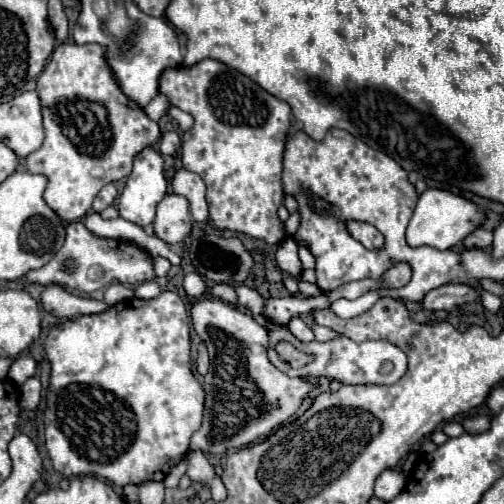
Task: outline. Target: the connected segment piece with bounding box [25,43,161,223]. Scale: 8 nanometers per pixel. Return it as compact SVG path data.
M59 43L47 61L47 67L37 79L37 93L41 99L43 111L43 127L45 127L45 141L43 145L33 151L25 161L31 173L39 173L47 177L45 189L45 203L59 215L59 219L71 223L85 217L91 209L95 195L101 191L103 185L115 183L131 173L133 157L145 149L147 145L155 145L161 137L159 125L147 117L147 113L131 101L119 87L107 59L107 47L93 43L93 45L77 45L77 43Z

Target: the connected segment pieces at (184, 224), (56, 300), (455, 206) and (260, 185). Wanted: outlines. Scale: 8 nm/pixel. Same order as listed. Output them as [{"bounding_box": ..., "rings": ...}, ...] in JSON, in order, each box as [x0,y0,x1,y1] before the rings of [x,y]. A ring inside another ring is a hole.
[{"bounding_box":[153,195,191,243],"rings":[[[165,195],[157,205],[157,217],[153,221],[155,235],[165,243],[179,243],[191,231],[189,203],[181,195]]]},{"bounding_box":[41,285,107,319],"rings":[[[49,285],[41,295],[41,303],[47,313],[51,313],[59,319],[73,319],[79,315],[103,313],[107,309],[105,301],[95,301],[95,299],[71,295],[61,285]]]},{"bounding_box":[407,187,485,251],"rings":[[[433,187],[419,195],[417,207],[415,207],[409,227],[407,227],[407,243],[411,247],[429,245],[429,247],[445,251],[445,249],[455,247],[457,243],[461,243],[467,235],[471,235],[471,231],[475,231],[475,227],[481,227],[483,223],[485,223],[485,213],[473,201],[469,201],[461,195],[455,195],[451,191]]]},{"bounding_box":[159,59,291,245],"rings":[[[203,59],[191,67],[183,67],[183,65],[177,65],[177,67],[169,67],[167,71],[163,71],[161,79],[159,79],[159,93],[165,95],[169,99],[169,103],[177,105],[179,109],[183,109],[185,113],[189,113],[193,117],[193,127],[189,131],[183,133],[183,145],[181,145],[181,161],[183,161],[183,167],[187,171],[193,171],[197,173],[205,185],[207,185],[207,203],[209,203],[209,221],[217,227],[217,229],[229,229],[229,231],[235,231],[235,233],[243,233],[243,235],[249,235],[253,239],[261,239],[269,245],[277,245],[283,241],[283,229],[281,229],[281,219],[277,217],[277,207],[283,203],[283,189],[281,189],[281,159],[283,159],[283,149],[285,149],[285,137],[287,137],[287,131],[289,131],[289,125],[291,125],[291,107],[269,95],[267,91],[263,91],[261,87],[257,87],[249,77],[241,75],[239,71],[227,67],[225,63],[221,61],[215,61],[215,59]]]}]

